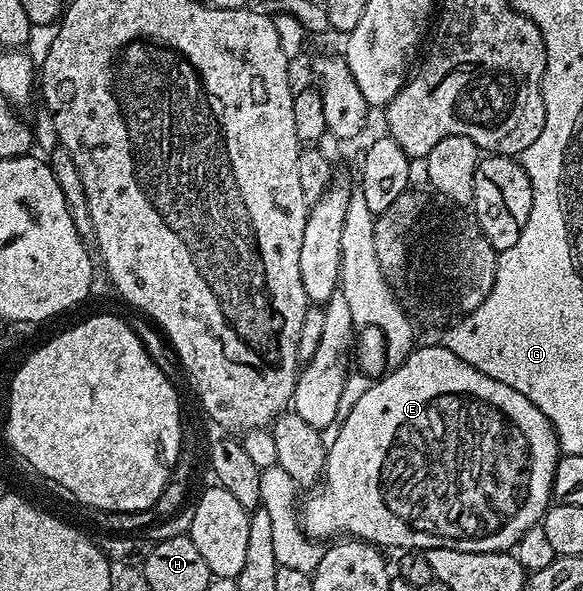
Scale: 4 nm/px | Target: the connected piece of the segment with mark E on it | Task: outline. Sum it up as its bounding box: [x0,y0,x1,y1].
[301,342,561,552]

